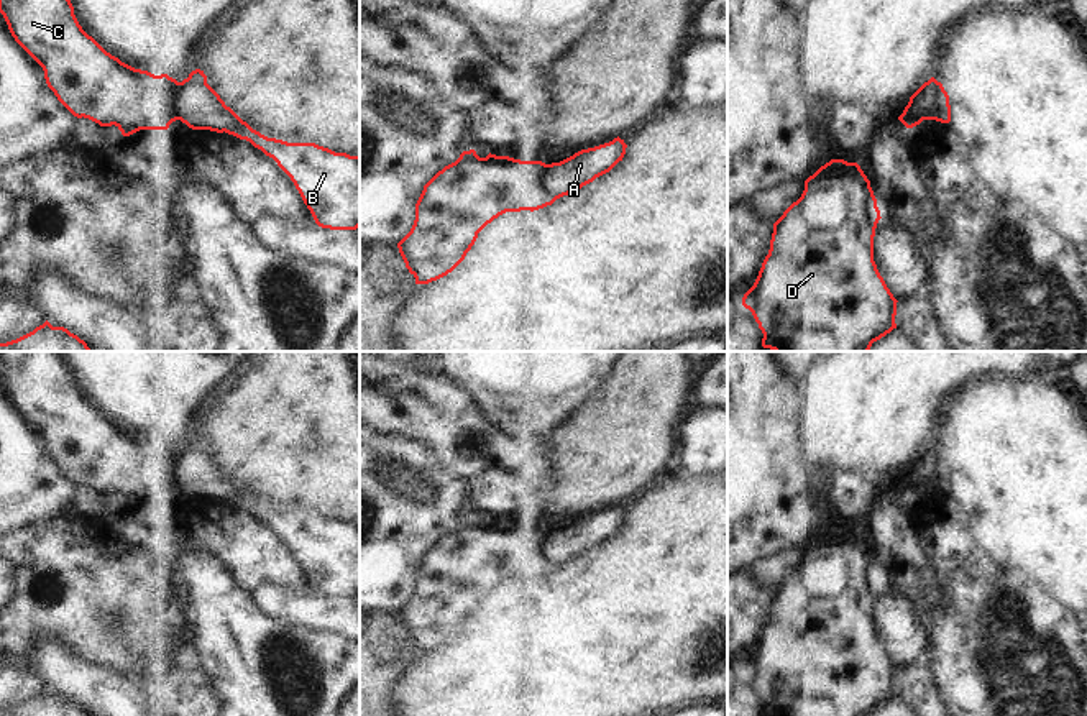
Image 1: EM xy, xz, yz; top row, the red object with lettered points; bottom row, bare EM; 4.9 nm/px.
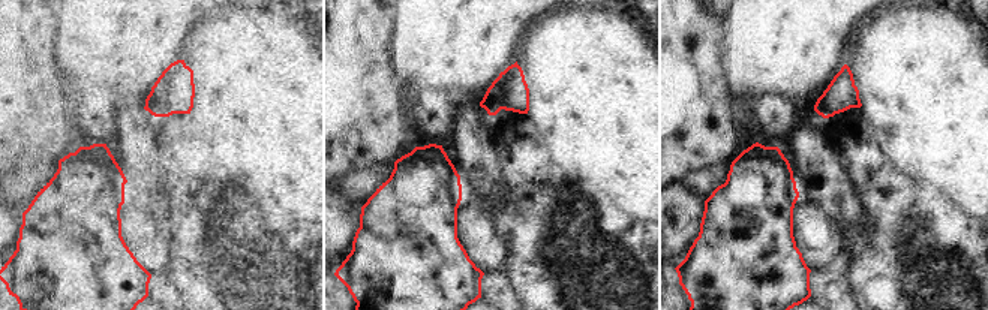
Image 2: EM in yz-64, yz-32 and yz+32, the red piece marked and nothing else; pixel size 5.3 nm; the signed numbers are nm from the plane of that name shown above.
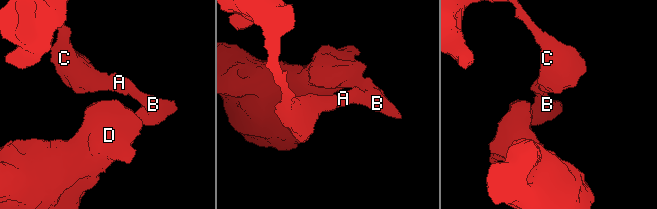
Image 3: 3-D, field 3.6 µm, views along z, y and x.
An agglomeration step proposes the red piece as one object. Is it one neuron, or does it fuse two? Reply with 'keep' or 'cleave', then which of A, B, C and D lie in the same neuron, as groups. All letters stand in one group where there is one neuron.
cleave; groups A B D / C

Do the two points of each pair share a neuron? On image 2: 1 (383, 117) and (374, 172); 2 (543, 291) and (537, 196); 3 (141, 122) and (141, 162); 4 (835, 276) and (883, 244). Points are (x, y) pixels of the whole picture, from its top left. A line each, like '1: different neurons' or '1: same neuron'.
1: different neurons
2: same neuron
3: same neuron
4: different neurons

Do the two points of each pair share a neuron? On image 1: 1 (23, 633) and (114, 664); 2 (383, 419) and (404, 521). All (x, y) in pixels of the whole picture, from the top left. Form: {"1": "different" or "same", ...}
{"1": "same", "2": "different"}

